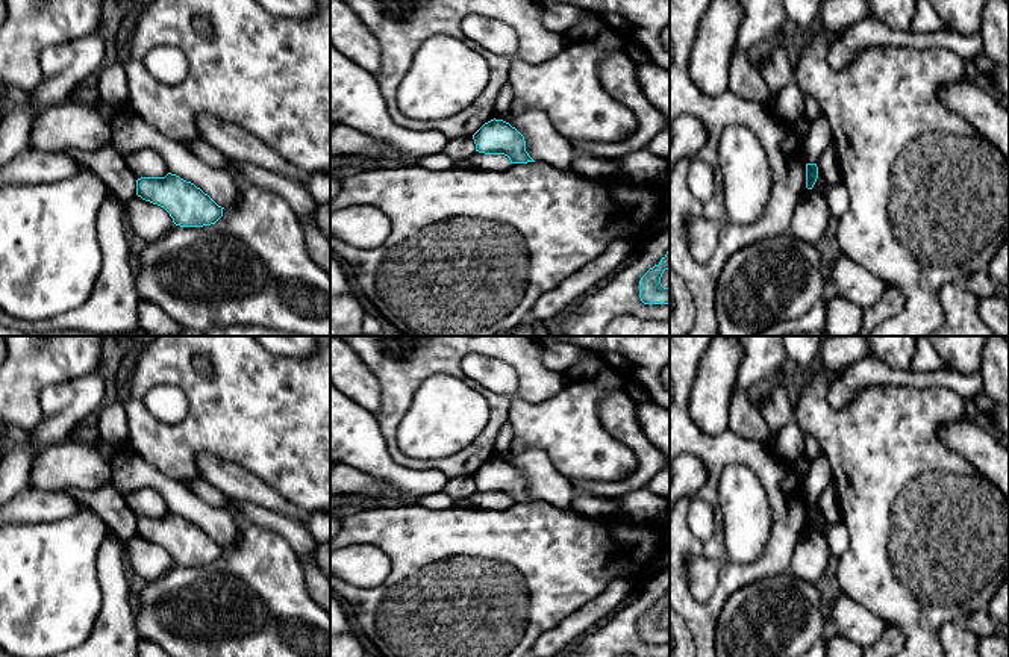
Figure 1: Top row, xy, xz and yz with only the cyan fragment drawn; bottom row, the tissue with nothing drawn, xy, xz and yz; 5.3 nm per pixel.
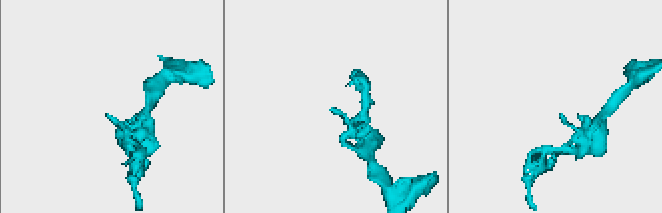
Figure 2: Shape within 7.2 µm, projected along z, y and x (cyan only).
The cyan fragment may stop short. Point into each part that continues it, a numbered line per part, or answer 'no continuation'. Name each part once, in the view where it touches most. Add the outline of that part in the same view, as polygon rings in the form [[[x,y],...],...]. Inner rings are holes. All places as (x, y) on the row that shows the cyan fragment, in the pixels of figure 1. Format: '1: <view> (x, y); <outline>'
no continuation

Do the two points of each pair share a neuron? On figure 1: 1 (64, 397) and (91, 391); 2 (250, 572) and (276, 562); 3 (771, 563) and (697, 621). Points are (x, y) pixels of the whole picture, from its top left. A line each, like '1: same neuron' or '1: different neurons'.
1: same neuron
2: same neuron
3: same neuron

